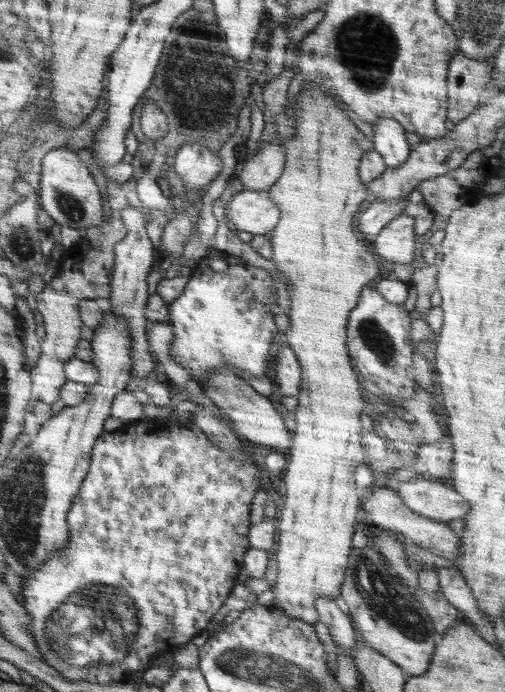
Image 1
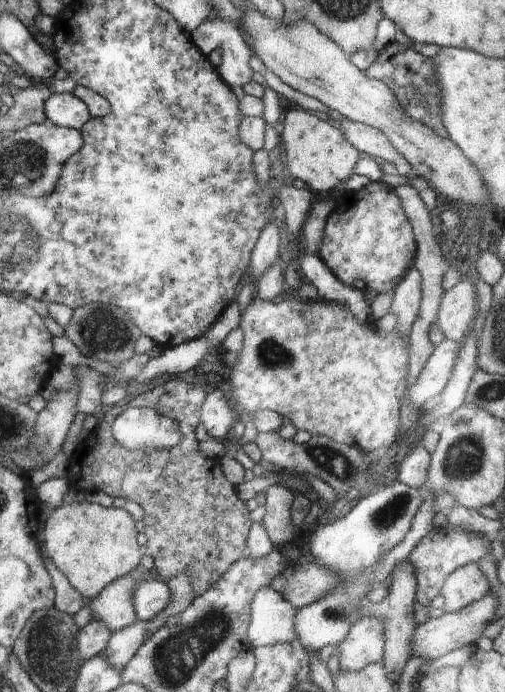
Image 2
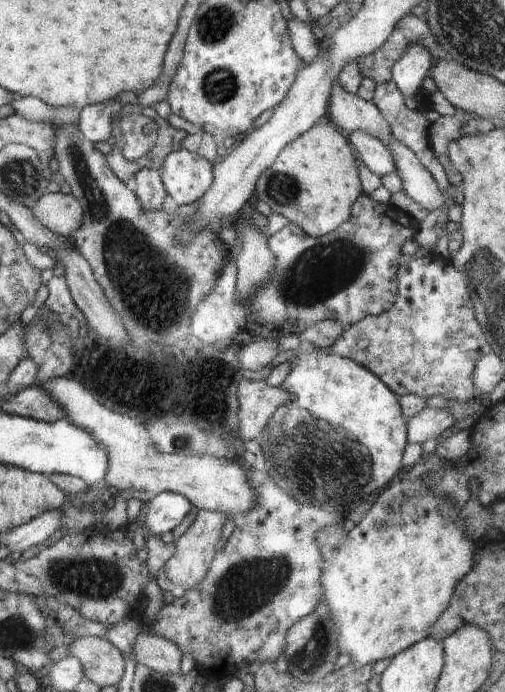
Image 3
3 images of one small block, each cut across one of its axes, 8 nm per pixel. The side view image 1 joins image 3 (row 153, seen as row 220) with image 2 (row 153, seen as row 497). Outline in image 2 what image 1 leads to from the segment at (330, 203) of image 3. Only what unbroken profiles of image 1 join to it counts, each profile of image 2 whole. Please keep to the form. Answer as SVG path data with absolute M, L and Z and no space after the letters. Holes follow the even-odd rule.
M300 110L283 111L282 136L286 154L286 173L290 179L299 178L312 192L331 192L354 175L360 154L346 141L338 126L318 113Z

